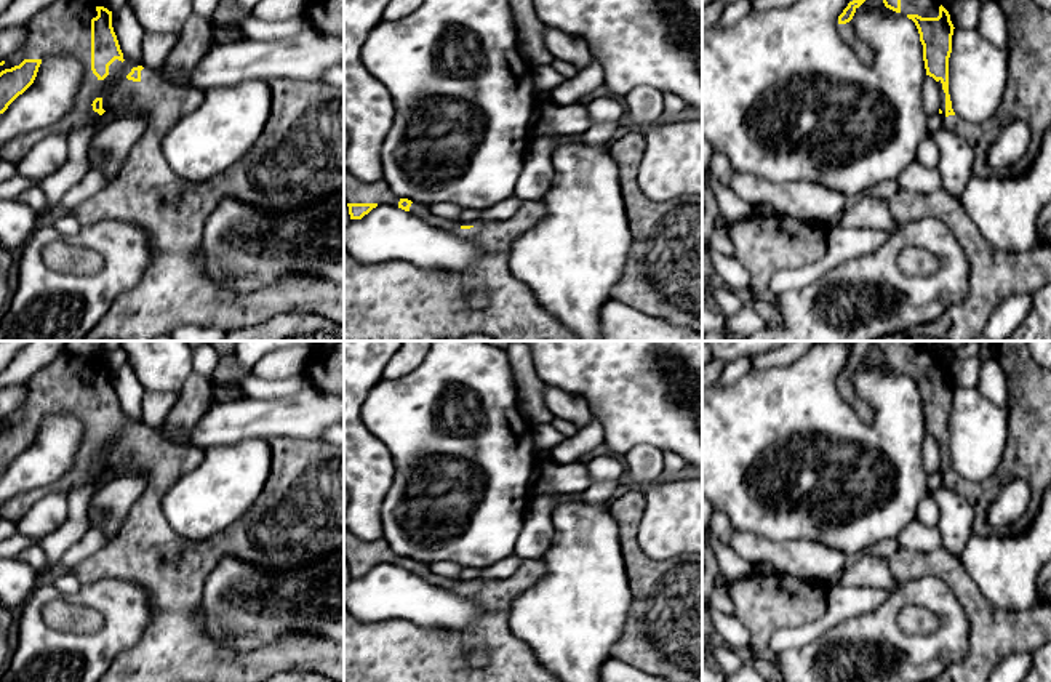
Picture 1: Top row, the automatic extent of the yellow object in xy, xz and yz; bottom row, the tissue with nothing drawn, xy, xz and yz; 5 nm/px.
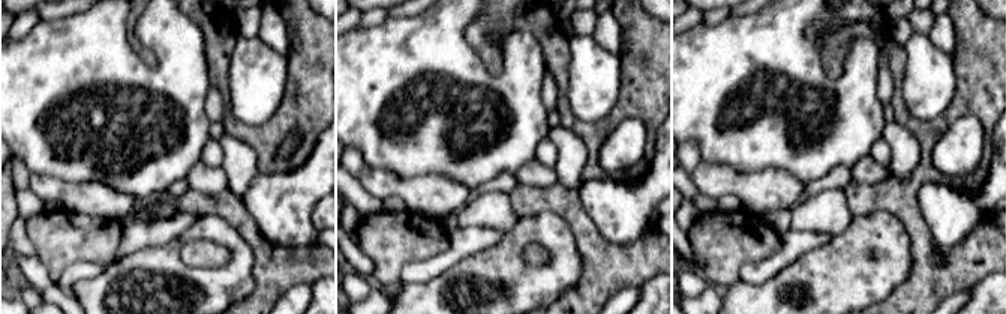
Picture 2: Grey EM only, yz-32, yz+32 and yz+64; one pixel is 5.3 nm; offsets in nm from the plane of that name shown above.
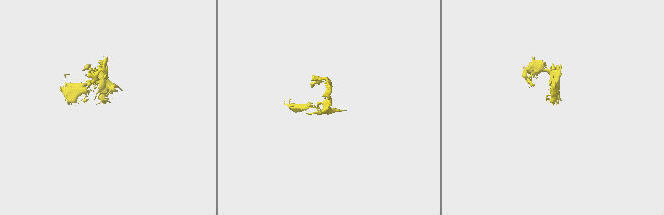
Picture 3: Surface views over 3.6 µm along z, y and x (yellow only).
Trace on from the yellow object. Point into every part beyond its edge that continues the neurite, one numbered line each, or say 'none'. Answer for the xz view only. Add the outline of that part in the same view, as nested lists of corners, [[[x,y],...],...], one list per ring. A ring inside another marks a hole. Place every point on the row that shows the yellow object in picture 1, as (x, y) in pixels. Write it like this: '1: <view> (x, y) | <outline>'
1: xz (355, 191) | [[[344,170],[344,200],[347,203],[378,203],[398,207],[397,197],[384,179],[363,183]]]

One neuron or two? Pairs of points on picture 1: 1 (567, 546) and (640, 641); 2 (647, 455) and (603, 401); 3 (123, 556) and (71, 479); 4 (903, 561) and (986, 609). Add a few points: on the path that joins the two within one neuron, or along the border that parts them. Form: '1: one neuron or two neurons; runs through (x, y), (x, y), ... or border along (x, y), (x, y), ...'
1: two neurons; border along (629, 585), (631, 607), (621, 636), (610, 655)
2: two neurons; border along (664, 452), (647, 444), (637, 444), (623, 458)
3: one neuron; runs through (146, 516), (151, 476), (130, 455), (111, 455)
4: one neuron; runs through (923, 564), (939, 564), (965, 589)

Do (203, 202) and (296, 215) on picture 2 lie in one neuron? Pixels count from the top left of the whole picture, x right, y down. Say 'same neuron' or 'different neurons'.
different neurons

